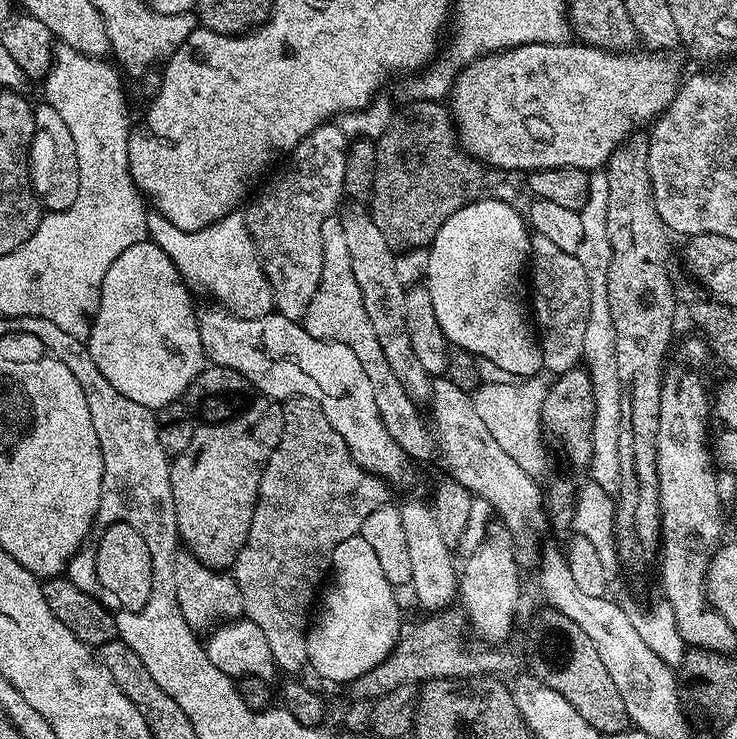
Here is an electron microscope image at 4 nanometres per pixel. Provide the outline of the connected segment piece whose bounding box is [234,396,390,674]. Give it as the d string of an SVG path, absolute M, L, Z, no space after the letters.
M292 396L283 401L283 405L282 438L264 467L250 534L236 559L234 575L244 603L244 616L252 620L262 634L266 634L266 643L270 645L270 654L277 669L281 673L300 674L296 672L309 667L306 638L310 613L322 588L320 579L323 576L325 579L332 567L332 555L338 542L359 536L362 522L366 522L374 510L389 503L390 496L389 485L385 481L354 462L346 442L342 442L342 434L330 426L330 418L326 418L318 402L305 396Z

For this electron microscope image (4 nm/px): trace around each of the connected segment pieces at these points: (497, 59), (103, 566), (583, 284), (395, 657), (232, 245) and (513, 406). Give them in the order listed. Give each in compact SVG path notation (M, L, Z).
M565 42L562 44L519 44L517 48L505 48L489 52L488 55L473 60L466 68L460 70L459 76L455 77L450 89L450 115L454 121L454 131L459 139L460 147L465 152L479 160L485 166L491 166L496 170L508 172L521 172L527 174L542 168L582 168L593 170L592 168L603 169L608 163L610 154L619 144L624 143L633 131L632 120L636 124L647 125L655 121L656 117L668 109L674 102L676 91L680 89L682 75L680 68L671 60L671 55L660 50L640 50L636 52L629 50L626 52L607 52L604 48L595 48L593 44L583 42Z
M112 523L103 527L100 540L95 543L95 562L92 565L96 571L99 584L120 604L126 612L144 612L152 592L153 557L143 541L142 534L129 523Z
M538 235L532 236L530 253L530 316L538 333L544 368L559 374L577 367L584 355L586 322L590 318L590 282L575 254L560 249L555 242L550 242L550 238Z
M445 610L423 617L412 629L405 631L392 648L392 653L374 670L366 670L347 685L346 691L352 700L368 699L375 702L382 694L390 694L403 689L404 684L419 685L432 679L479 677L481 674L496 674L500 668L500 656L496 652L483 652L480 648L471 648L464 641L466 634L465 613L460 610Z
M149 211L146 218L148 227L148 239L158 245L166 255L172 259L174 266L179 270L181 276L189 285L201 288L204 292L209 292L213 296L215 303L224 308L227 312L237 318L250 318L257 320L263 316L273 315L274 305L272 303L272 287L264 273L264 267L260 265L260 253L256 250L256 244L252 241L252 235L248 229L247 222L239 211L223 216L221 220L215 220L210 226L202 230L187 232L178 230L174 222L167 220L161 212Z
M500 378L497 384L481 383L475 392L471 393L474 402L474 410L482 422L494 434L494 442L526 470L526 474L533 478L540 478L540 475L548 468L548 452L544 449L546 432L542 427L542 408L546 402L548 384L540 378L520 378L515 382Z

